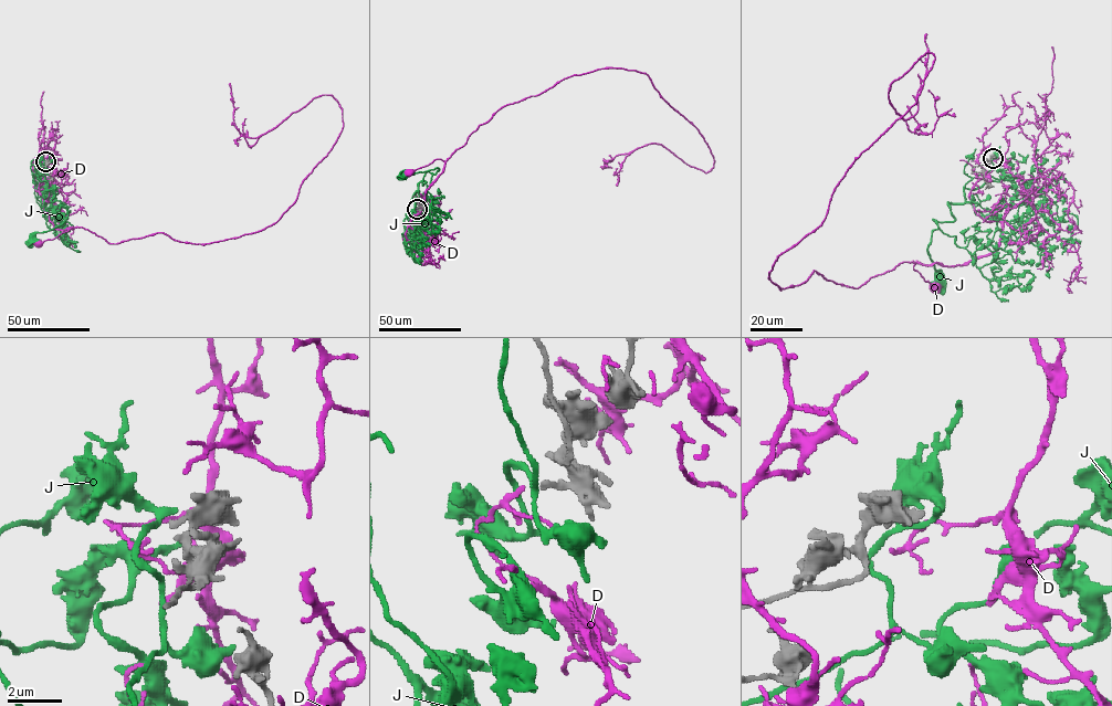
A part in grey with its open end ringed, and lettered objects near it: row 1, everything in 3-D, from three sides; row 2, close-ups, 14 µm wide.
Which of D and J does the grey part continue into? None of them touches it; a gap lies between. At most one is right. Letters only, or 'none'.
J

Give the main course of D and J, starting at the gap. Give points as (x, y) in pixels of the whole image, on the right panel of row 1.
D: (993, 160), (1004, 157), (1020, 177), (1003, 238), (995, 250), (962, 264), (918, 262), (914, 269), (933, 287)
J: (993, 158), (992, 169), (965, 185), (963, 203), (947, 202), (955, 219), (933, 219), (927, 249), (939, 281)

